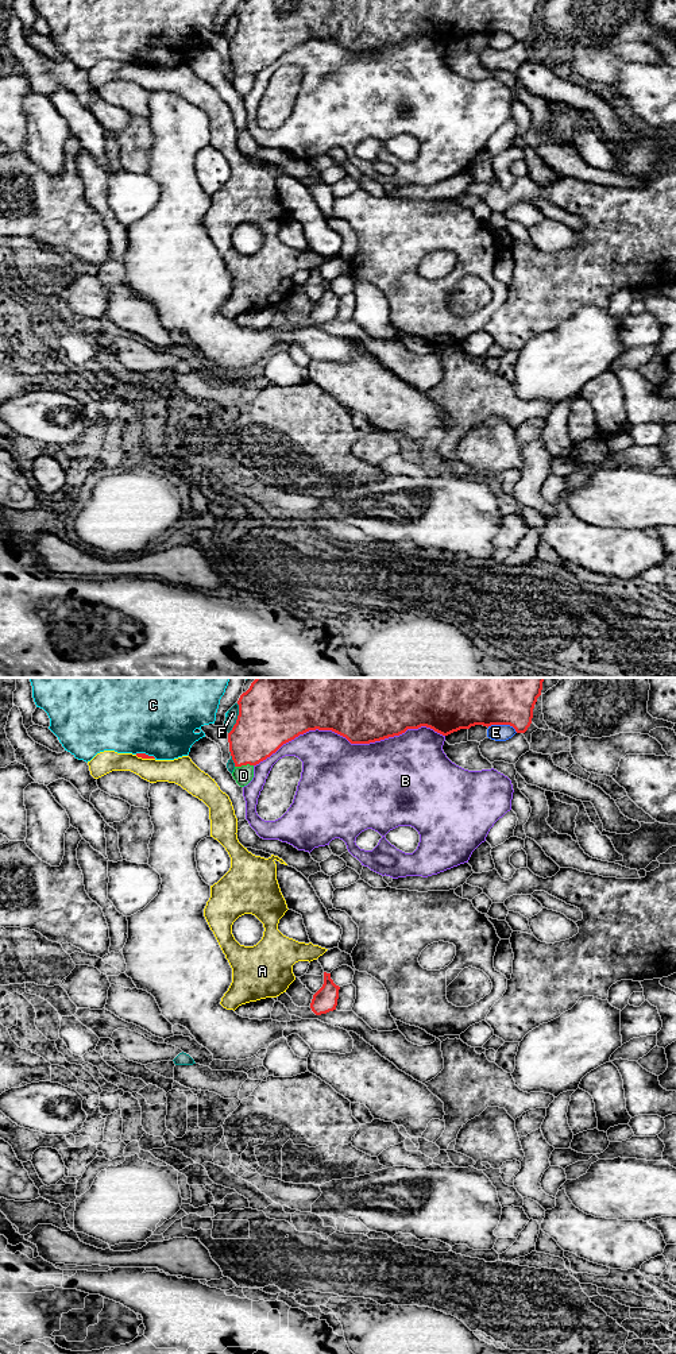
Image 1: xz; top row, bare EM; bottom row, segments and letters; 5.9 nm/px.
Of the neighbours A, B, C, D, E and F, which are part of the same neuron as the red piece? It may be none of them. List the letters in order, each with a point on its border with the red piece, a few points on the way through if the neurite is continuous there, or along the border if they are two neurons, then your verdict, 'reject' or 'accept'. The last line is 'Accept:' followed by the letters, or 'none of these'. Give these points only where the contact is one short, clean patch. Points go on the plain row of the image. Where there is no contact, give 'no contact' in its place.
A: contact xz (145, 66); reject
B: contact xz (348, 49); reject
C: contact xz (145, 62); reject
D: contact xz (243, 73); reject
E: contact xz (502, 33); reject
F: contact xz (238, 27); reject
Accept: none of these

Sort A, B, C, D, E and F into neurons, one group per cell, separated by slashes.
A / B / C / D / E / F

